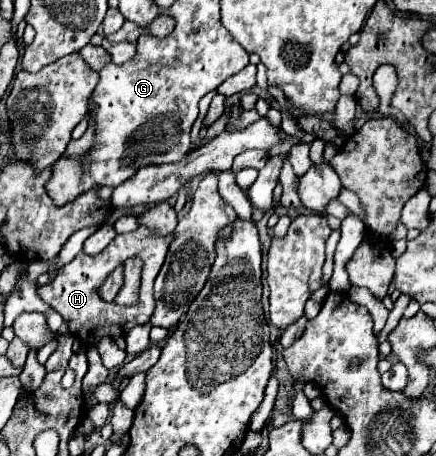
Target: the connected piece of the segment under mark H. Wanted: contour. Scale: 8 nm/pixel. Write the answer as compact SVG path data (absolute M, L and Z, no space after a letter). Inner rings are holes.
M138 227L132 233L124 233L124 235L116 235L116 239L98 255L86 255L86 253L78 253L68 265L64 265L56 279L44 287L40 287L40 297L52 307L56 309L70 325L70 331L76 339L80 339L82 343L88 345L88 375L82 381L82 389L84 389L84 399L88 407L94 407L98 401L94 399L92 391L106 381L108 377L108 369L102 365L100 355L96 351L96 345L102 337L118 337L118 335L126 335L132 327L146 323L152 313L154 313L154 295L152 295L152 287L154 287L154 279L160 271L160 265L164 263L168 245L172 241L172 235L168 237L156 237L156 233ZM130 257L140 257L144 261L144 269L142 269L142 295L138 295L138 301L134 305L118 305L118 303L106 303L100 299L98 295L98 287L106 281L106 277L116 269L116 265L124 263Z

